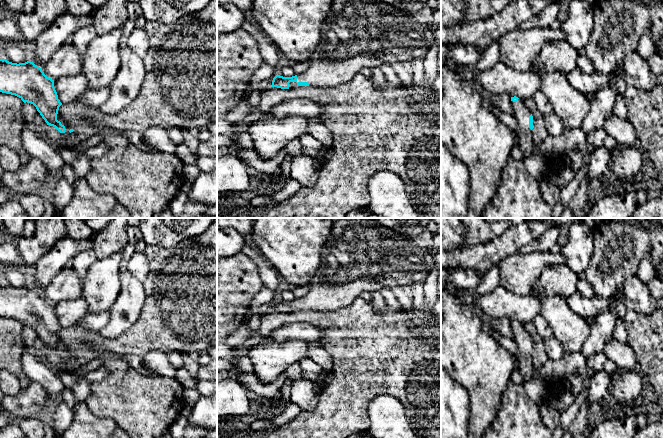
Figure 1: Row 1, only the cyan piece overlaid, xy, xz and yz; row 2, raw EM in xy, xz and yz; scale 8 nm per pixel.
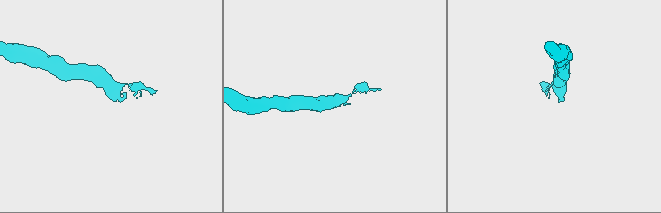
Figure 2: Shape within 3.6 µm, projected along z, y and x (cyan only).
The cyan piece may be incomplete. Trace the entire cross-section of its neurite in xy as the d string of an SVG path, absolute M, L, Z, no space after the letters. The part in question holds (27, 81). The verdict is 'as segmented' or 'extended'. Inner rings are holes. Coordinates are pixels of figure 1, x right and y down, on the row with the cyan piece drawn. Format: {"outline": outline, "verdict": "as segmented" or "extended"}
{"outline": "M0 59L0 92L33 104L47 125L55 127L60 133L73 132L71 125L58 113L62 103L58 99L54 80L30 60L17 64Z", "verdict": "extended"}

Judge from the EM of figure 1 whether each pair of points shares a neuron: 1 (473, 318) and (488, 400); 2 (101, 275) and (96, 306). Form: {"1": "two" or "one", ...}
{"1": "one", "2": "one"}

